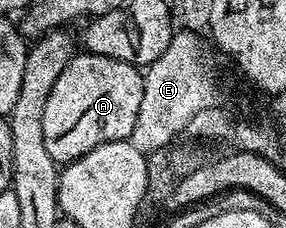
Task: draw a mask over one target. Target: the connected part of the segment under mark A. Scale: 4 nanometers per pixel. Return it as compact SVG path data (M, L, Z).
M84 52L72 57L72 61L58 74L50 98L46 98L46 114L42 114L42 134L46 138L46 150L57 165L63 166L72 160L82 158L90 150L106 142L129 139L138 120L142 105L144 78L141 69L118 58L106 58L93 52Z

